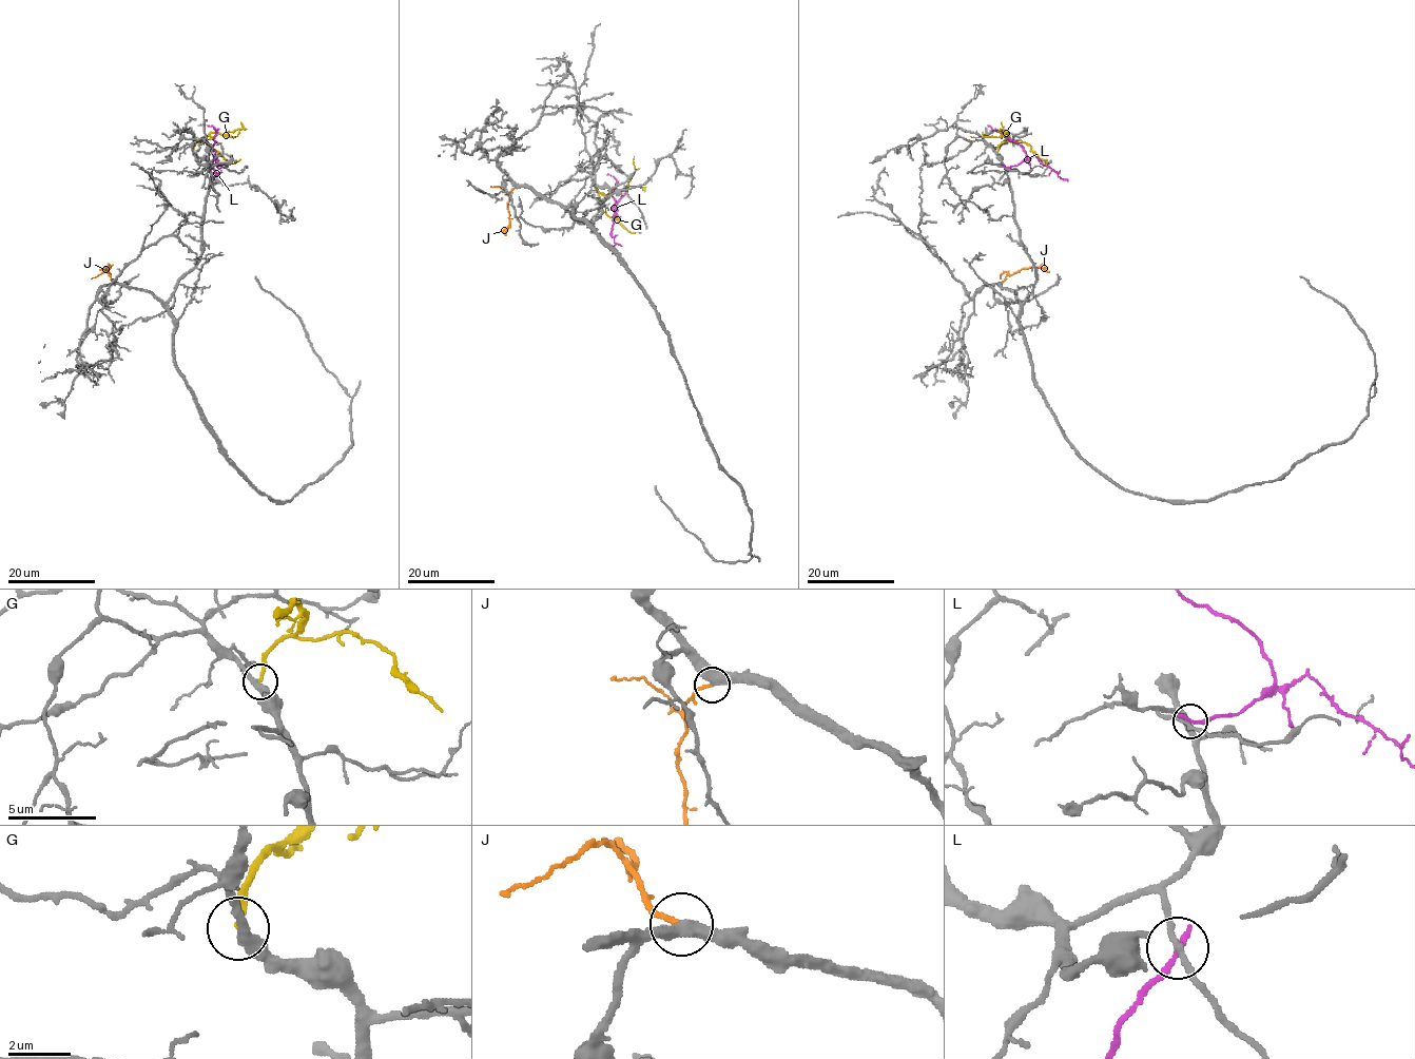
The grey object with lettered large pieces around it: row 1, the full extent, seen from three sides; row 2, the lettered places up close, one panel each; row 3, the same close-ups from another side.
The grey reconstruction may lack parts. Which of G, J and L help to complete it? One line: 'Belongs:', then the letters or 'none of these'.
Belongs: J

